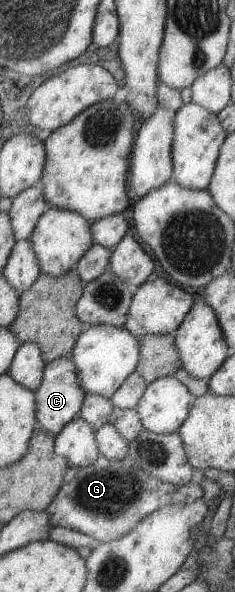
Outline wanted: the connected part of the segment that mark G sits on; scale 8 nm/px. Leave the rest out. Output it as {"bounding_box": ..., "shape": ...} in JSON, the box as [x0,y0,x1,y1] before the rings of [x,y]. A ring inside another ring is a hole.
{"bounding_box":[45,455,205,543],"shape":[[[99,455],[88,466],[68,466],[58,492],[45,511],[50,526],[74,529],[105,543],[124,536],[147,514],[160,507],[193,503],[205,494],[199,484],[191,481],[179,487],[162,482],[140,470],[128,457],[108,460],[104,455]]]}

